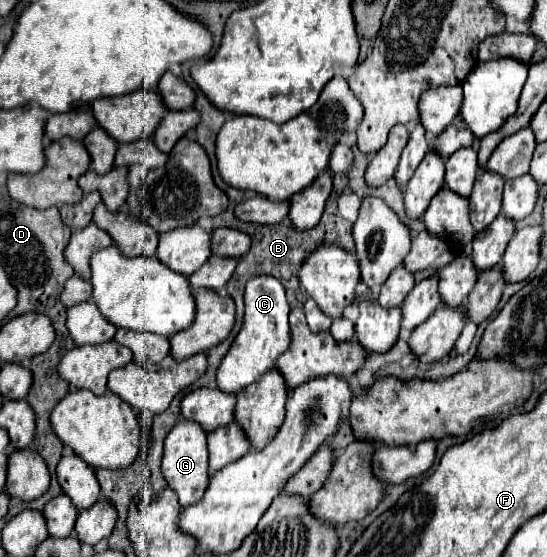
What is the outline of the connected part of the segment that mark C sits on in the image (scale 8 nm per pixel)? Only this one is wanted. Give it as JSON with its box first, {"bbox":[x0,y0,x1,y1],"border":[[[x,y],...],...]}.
{"bbox":[216,275,290,393],"border":[[[258,275],[246,283],[244,291],[244,321],[242,327],[222,359],[216,375],[216,385],[224,393],[234,393],[238,387],[258,381],[264,373],[274,369],[274,363],[282,351],[290,345],[290,325],[288,325],[290,305],[286,299],[284,285],[270,275]]]}

